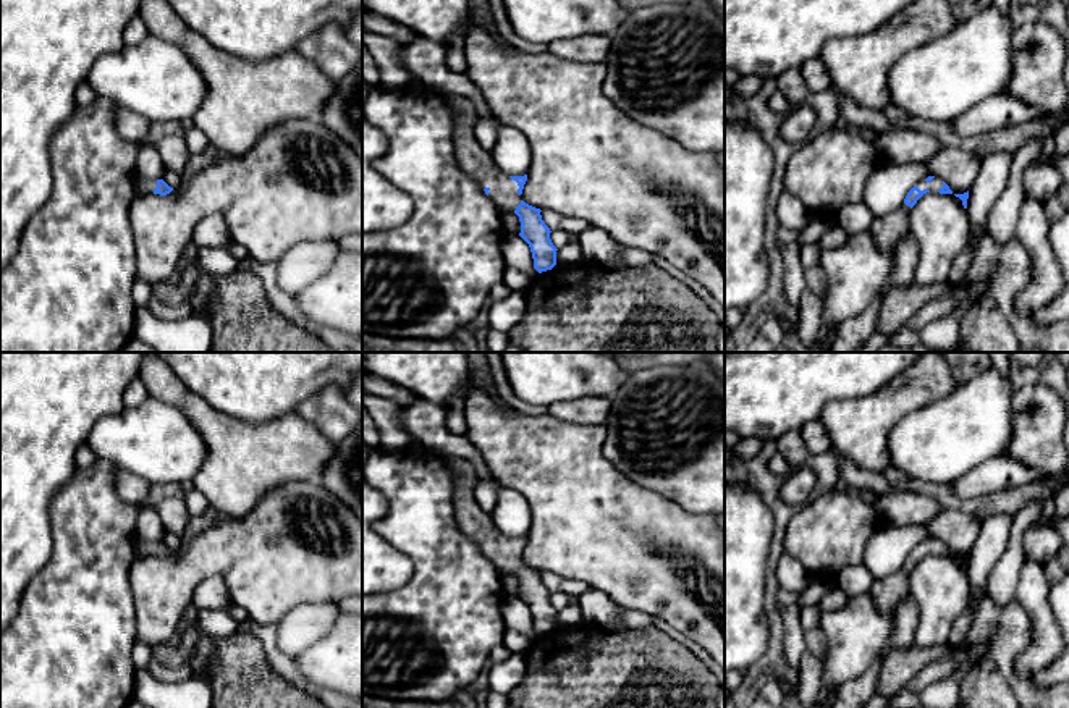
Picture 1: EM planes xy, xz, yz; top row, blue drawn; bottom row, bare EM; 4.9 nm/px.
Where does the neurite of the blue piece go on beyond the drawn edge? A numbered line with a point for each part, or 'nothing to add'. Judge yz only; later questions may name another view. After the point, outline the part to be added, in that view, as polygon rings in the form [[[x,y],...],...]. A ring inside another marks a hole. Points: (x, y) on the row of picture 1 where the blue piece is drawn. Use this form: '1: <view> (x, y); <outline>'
1: yz (935, 185); [[[933,178],[930,183],[922,181],[917,184],[920,191],[928,189],[930,192],[938,192],[943,188],[943,181],[940,178]]]
2: yz (887, 231); [[[904,202],[893,213],[875,218],[870,226],[875,246],[881,252],[893,252],[901,238],[909,233],[911,207]]]

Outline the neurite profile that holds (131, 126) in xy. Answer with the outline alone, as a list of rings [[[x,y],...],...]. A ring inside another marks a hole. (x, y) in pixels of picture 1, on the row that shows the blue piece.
[[[120,108],[115,115],[115,126],[125,141],[142,144],[152,126],[152,121],[131,110]]]

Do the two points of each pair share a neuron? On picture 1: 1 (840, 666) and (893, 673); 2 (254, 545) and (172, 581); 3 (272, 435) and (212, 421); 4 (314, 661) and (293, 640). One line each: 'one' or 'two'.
1: two
2: one
3: one
4: two

